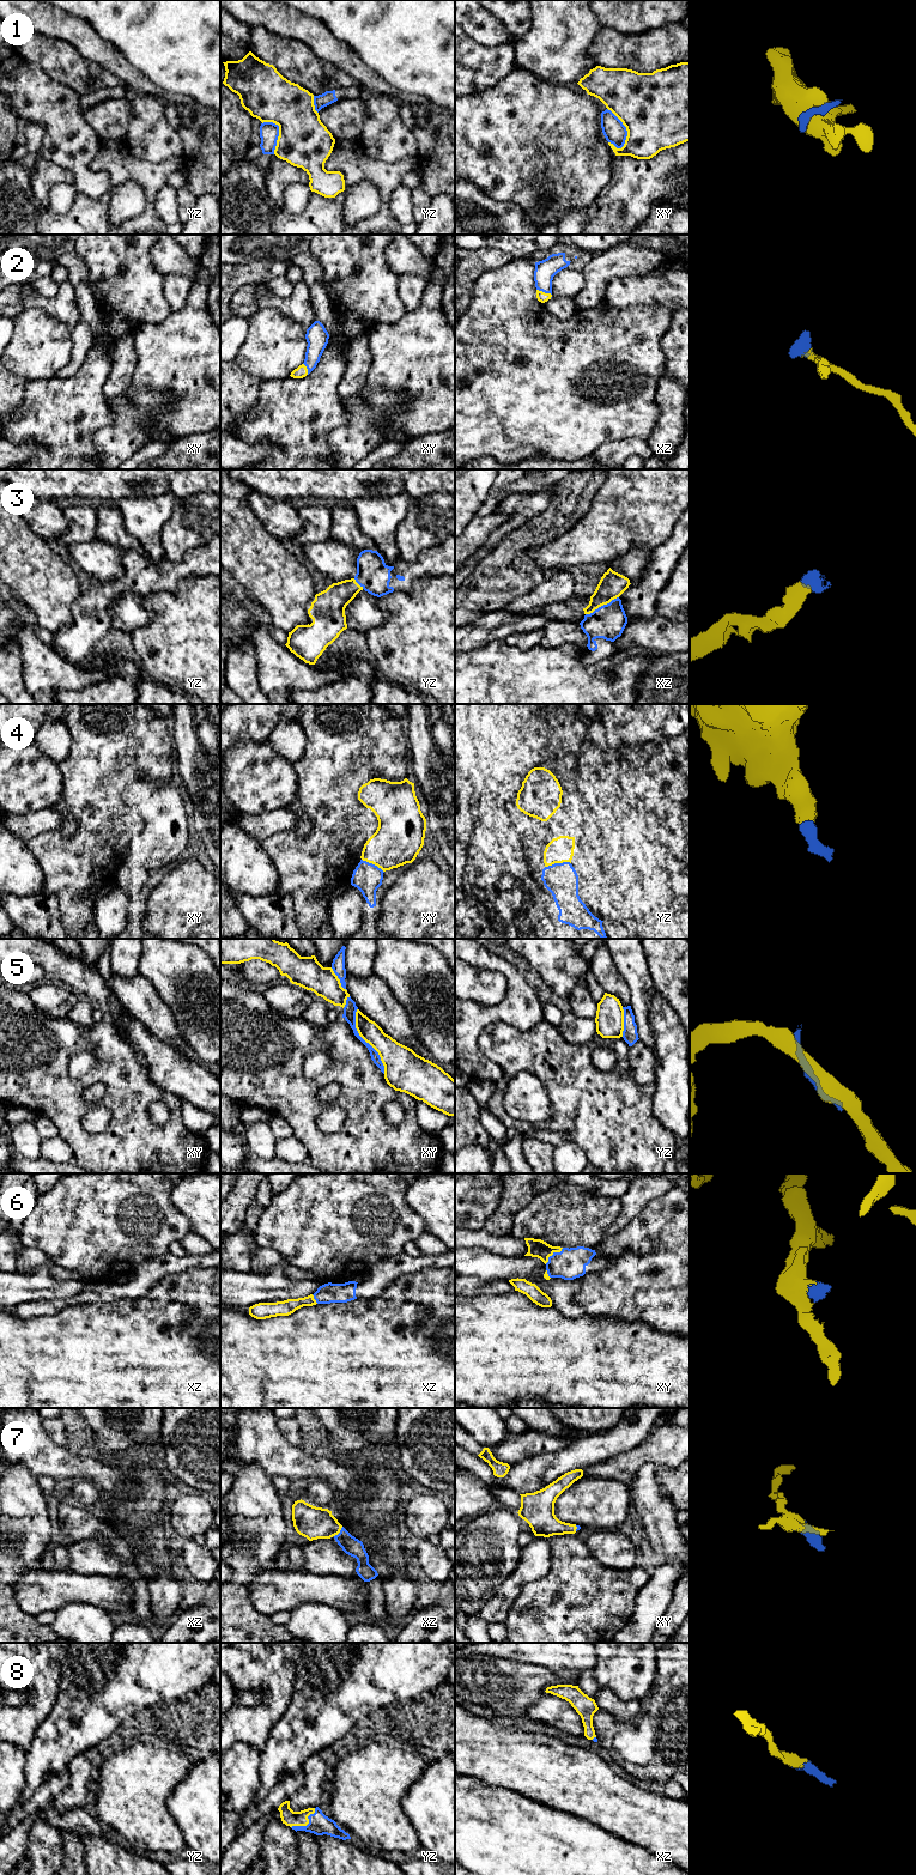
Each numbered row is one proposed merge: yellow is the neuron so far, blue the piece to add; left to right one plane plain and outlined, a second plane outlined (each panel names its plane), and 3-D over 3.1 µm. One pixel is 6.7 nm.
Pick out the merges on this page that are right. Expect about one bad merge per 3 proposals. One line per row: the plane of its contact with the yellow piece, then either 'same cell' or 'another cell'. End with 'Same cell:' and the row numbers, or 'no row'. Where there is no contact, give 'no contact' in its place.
1: contact in xy; another cell
2: contact in xz; same cell
3: contact in xz; same cell
4: contact in yz; same cell
5: contact in xy; another cell
6: contact in xy; same cell
7: contact in xz; same cell
8: contact in yz; same cell
Same cell: 2, 3, 4, 6, 7, 8

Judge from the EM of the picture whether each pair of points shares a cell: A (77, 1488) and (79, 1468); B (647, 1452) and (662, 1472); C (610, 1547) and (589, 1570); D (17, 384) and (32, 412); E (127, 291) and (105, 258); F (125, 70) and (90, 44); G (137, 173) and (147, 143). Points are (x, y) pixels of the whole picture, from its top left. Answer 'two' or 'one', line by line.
A: two
B: two
C: two
D: two
E: one
F: one
G: two

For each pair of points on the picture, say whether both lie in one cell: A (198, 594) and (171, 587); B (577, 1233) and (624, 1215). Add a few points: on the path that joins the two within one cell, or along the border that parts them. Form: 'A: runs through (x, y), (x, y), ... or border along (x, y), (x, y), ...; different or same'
A: border along (204, 576), (182, 577), (174, 593), (151, 595); different
B: border along (620, 1200), (620, 1212), (604, 1231), (600, 1242); different

